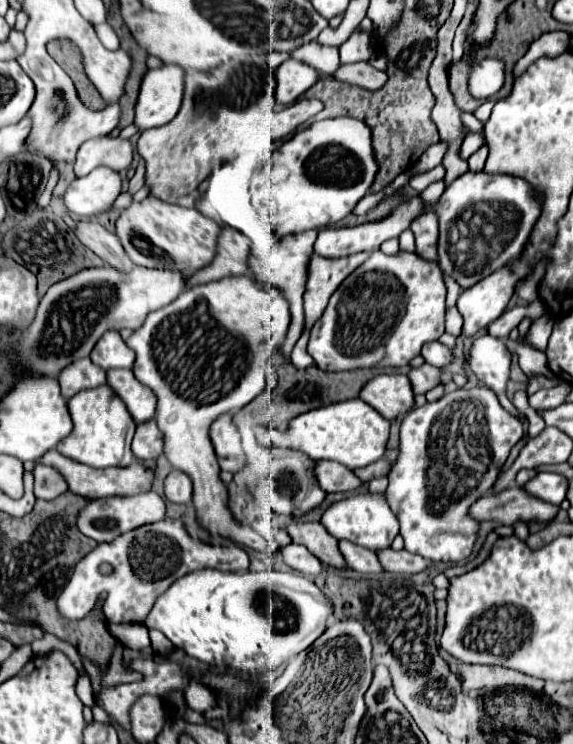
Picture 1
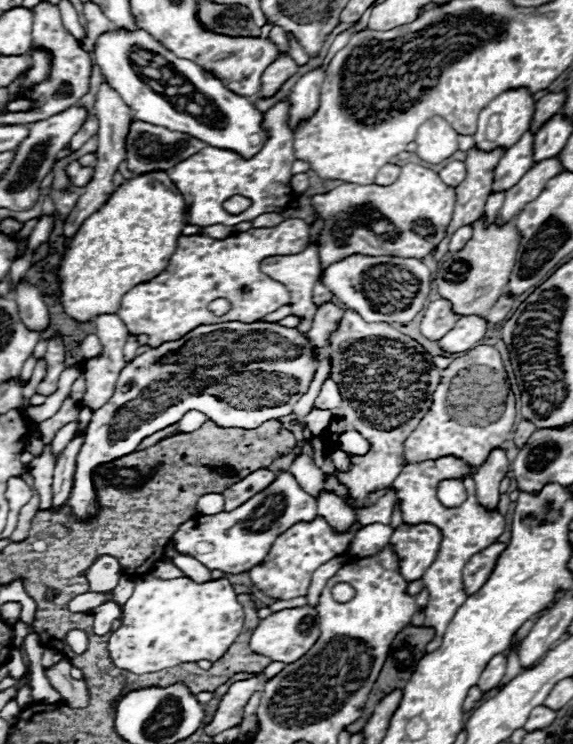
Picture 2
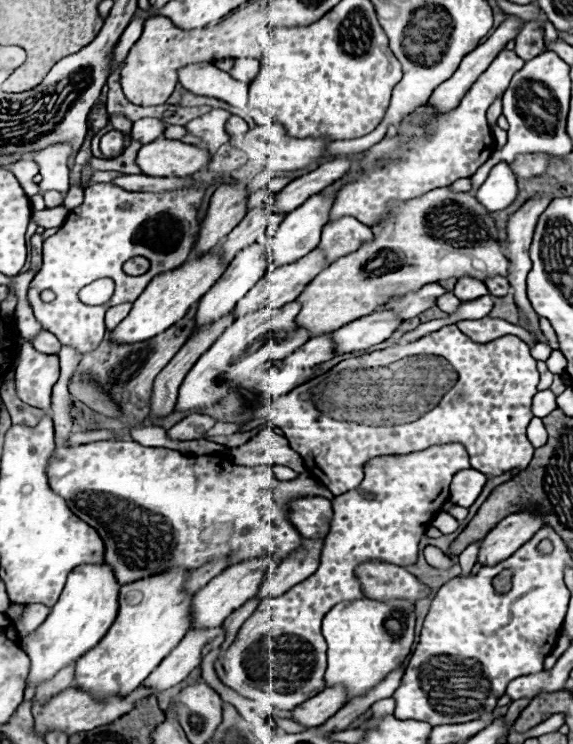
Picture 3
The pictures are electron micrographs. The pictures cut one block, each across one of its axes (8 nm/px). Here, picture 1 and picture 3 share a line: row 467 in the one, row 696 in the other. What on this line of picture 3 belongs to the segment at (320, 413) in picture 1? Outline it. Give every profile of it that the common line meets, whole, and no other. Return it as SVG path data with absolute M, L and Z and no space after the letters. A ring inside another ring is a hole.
M372 598L340 602L324 616L322 634L328 644L326 688L342 684L350 702L402 666L414 644L414 606L404 600L378 602Z

